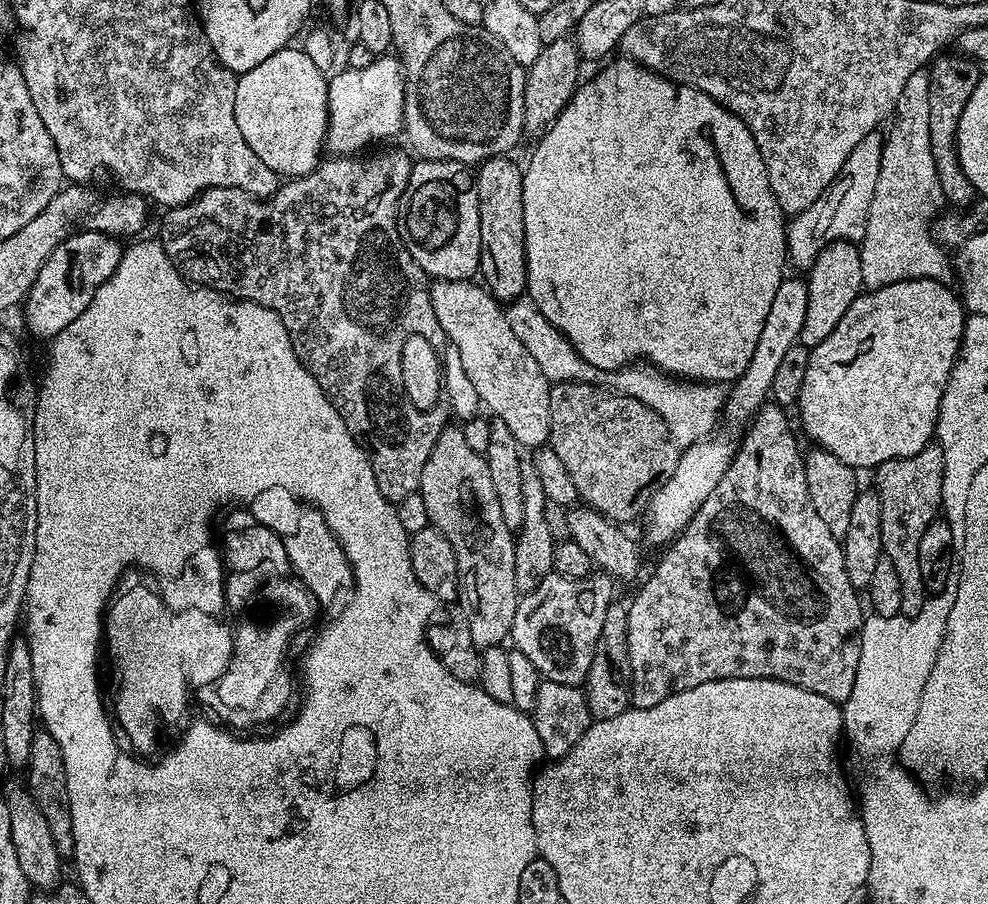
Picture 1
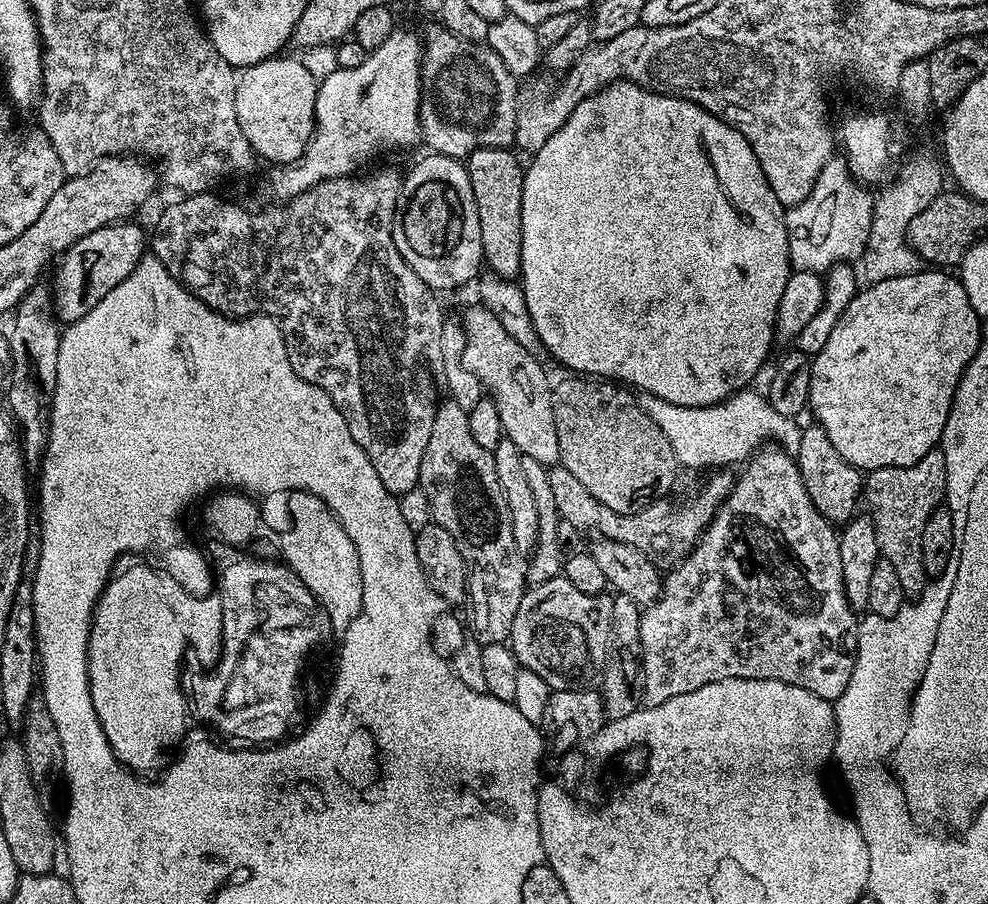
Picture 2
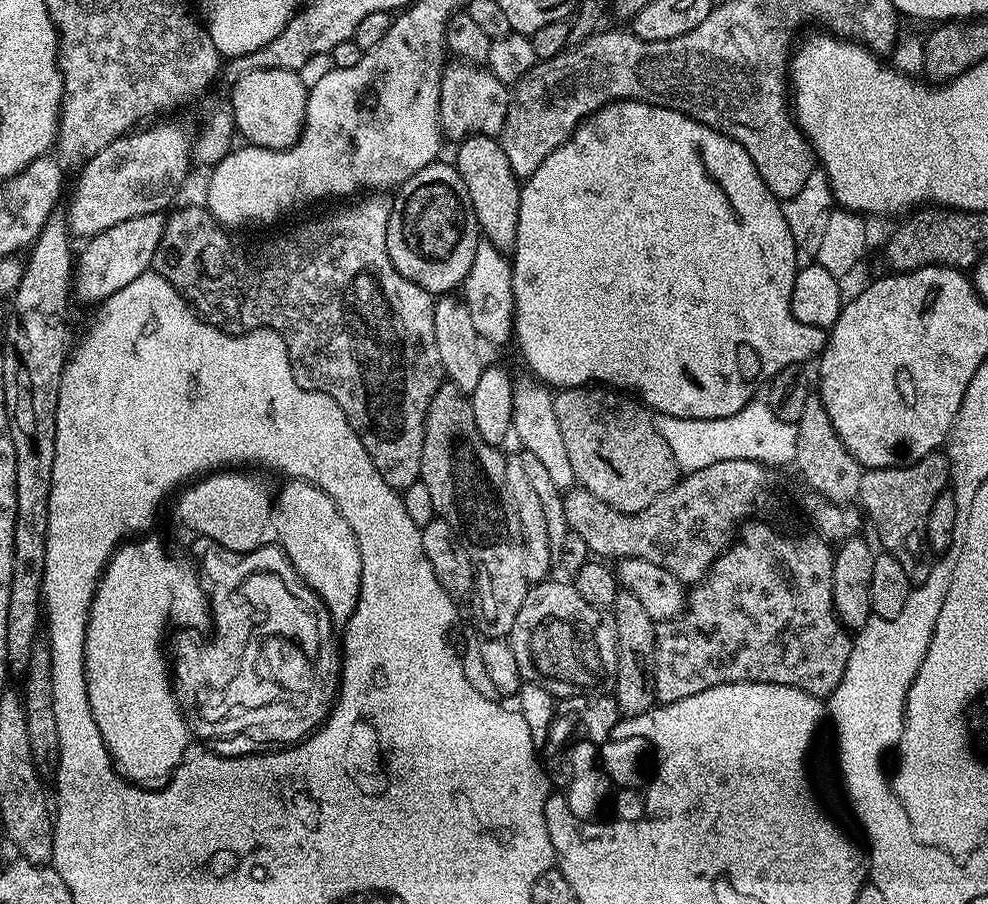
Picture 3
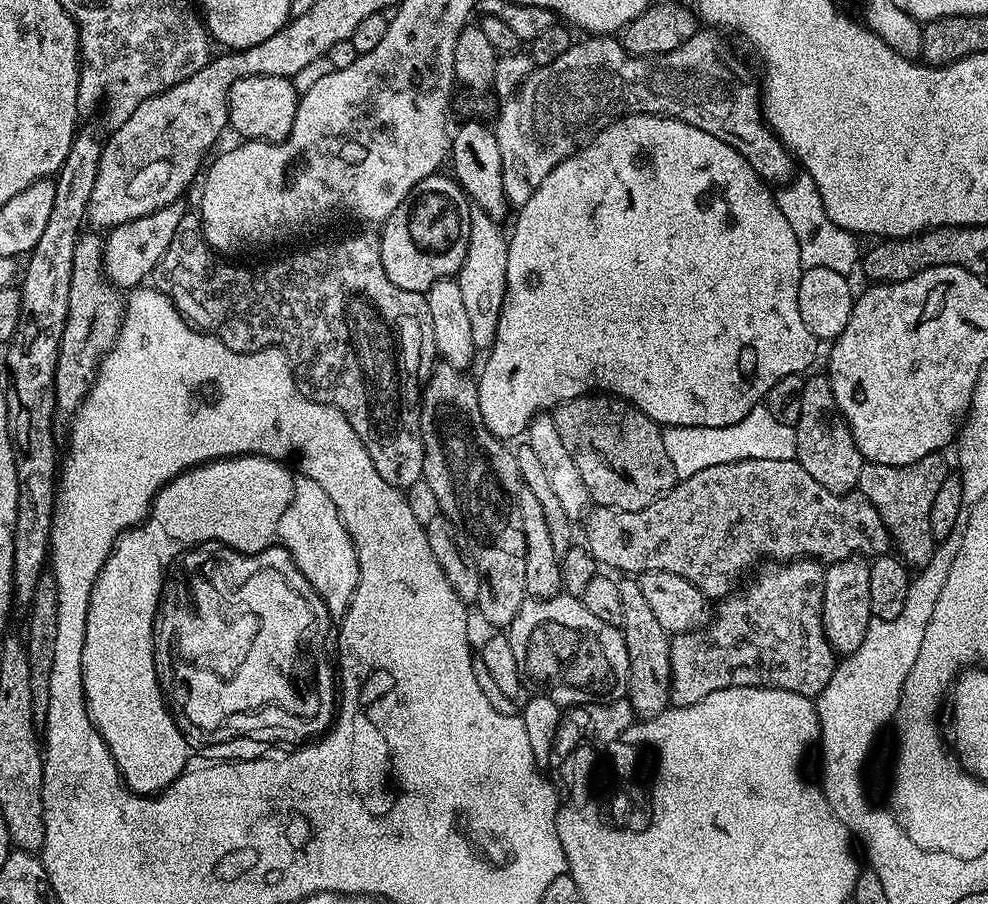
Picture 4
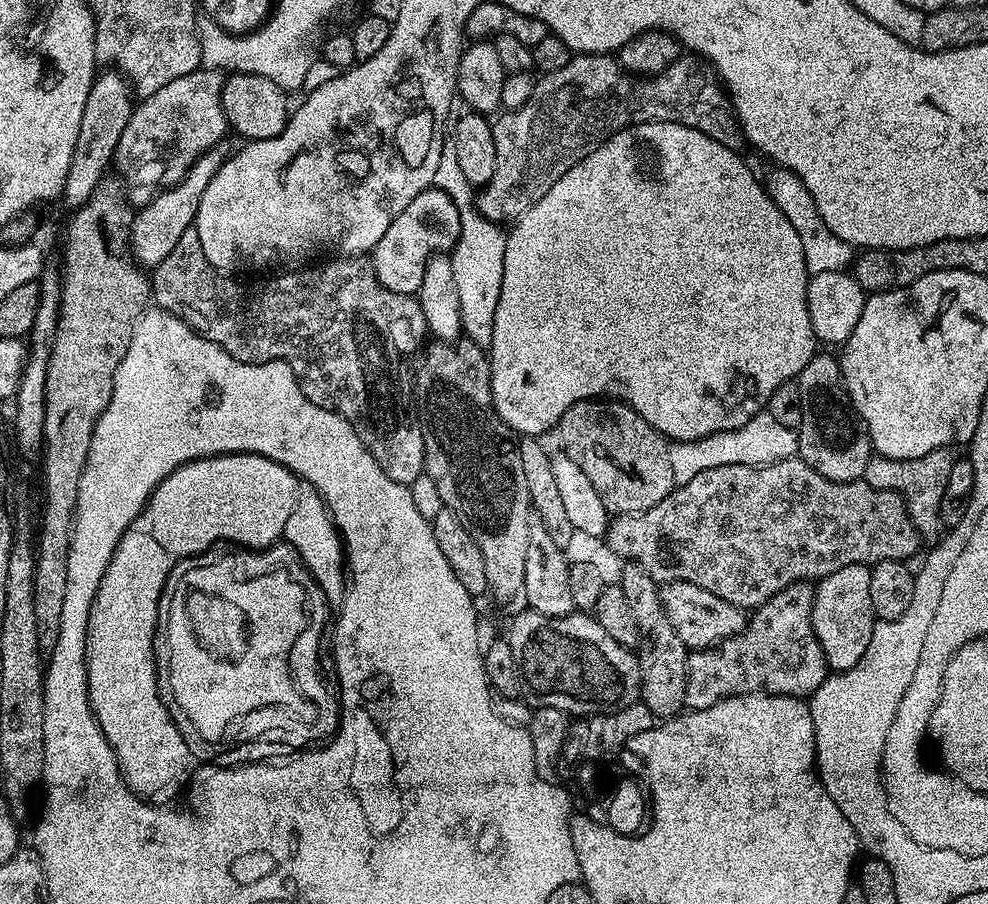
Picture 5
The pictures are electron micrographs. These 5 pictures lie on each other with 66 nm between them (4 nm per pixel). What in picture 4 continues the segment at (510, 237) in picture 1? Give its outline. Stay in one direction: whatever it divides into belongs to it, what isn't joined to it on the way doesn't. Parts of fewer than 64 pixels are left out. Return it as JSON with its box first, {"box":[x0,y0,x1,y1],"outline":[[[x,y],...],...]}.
{"box":[450,120,510,221],"outline":[[[468,120],[450,136],[451,175],[460,189],[468,195],[475,207],[482,209],[491,220],[503,221],[503,216],[510,211],[510,205],[502,186],[502,154],[498,151],[498,138],[491,127]]]}

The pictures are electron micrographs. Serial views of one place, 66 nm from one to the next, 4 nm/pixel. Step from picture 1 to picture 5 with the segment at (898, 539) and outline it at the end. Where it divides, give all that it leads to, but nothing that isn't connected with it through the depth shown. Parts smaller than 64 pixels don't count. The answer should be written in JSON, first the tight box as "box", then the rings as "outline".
{"box":[863,448,953,546],"outline":[[[946,448],[930,450],[930,454],[922,454],[922,458],[909,460],[873,454],[870,462],[866,462],[863,481],[875,488],[887,488],[897,492],[904,499],[904,505],[908,507],[908,516],[914,522],[921,541],[931,546],[942,536],[940,507],[942,506],[942,493],[946,491],[946,481],[950,479],[950,466],[953,459],[953,453]]]}

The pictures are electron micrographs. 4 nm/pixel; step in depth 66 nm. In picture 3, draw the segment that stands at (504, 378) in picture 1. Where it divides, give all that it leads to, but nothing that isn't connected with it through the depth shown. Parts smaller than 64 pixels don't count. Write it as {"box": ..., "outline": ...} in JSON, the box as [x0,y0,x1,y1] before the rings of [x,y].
{"box":[511,378,576,490],"outline":[[[535,378],[515,381],[512,390],[512,426],[511,431],[516,432],[520,439],[520,448],[525,452],[534,454],[542,467],[550,473],[554,486],[567,490],[576,484],[574,470],[570,466],[570,458],[566,454],[566,442],[562,439],[562,430],[558,427],[558,418],[554,414],[553,393],[541,381]]]}

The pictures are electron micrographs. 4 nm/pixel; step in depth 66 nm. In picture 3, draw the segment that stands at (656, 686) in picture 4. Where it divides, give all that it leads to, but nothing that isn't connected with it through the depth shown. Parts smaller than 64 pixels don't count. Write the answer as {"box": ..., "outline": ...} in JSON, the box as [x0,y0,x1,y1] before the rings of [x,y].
{"box":[610,590,657,717],"outline":[[[627,590],[617,591],[610,615],[616,624],[616,653],[618,654],[614,699],[621,717],[637,716],[649,712],[654,706],[652,659],[656,653],[657,625],[649,614],[646,614],[646,609],[639,602],[637,595]]]}

